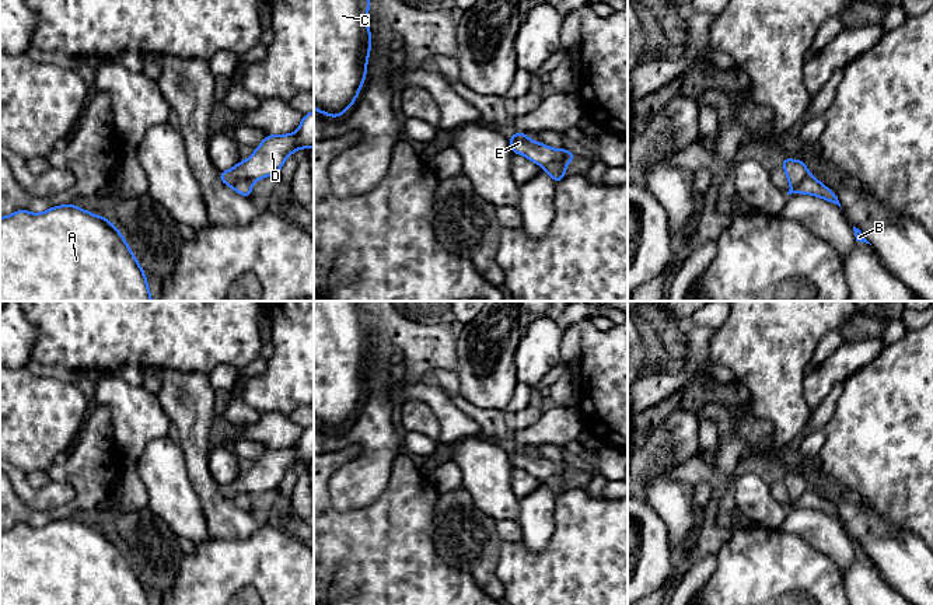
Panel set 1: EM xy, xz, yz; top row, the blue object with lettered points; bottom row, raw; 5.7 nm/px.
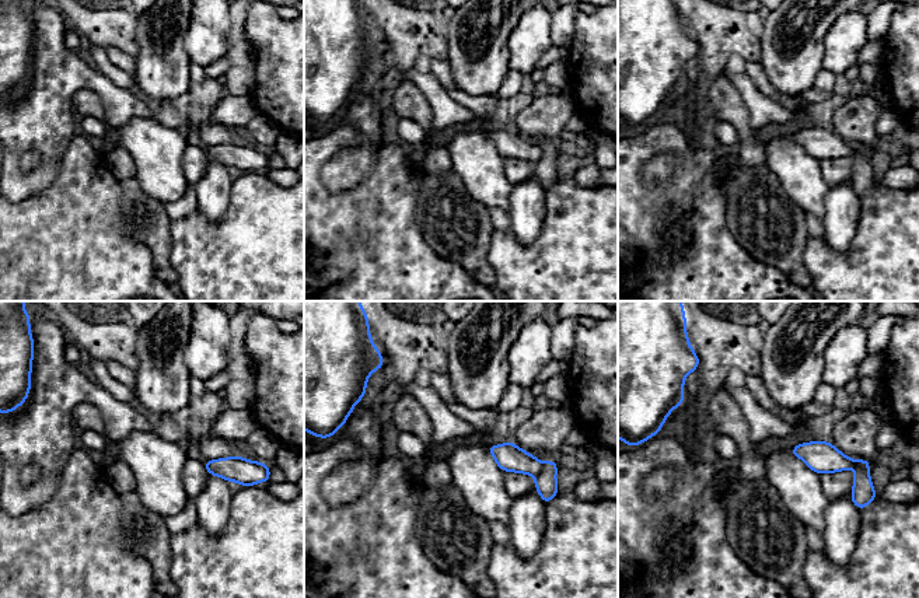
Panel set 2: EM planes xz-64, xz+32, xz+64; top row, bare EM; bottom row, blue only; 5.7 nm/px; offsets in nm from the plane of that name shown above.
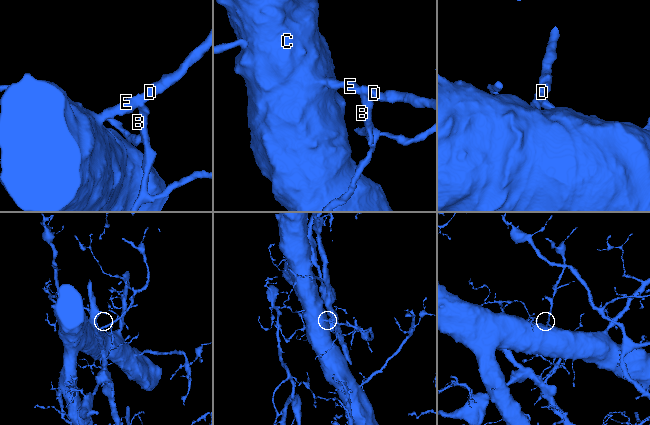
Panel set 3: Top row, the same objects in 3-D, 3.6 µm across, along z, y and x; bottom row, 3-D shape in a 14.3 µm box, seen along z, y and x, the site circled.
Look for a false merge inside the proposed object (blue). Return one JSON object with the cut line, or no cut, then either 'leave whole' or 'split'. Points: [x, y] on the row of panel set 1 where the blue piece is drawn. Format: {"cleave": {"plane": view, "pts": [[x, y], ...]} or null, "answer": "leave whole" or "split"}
{"cleave": {"plane": "xz", "pts": [[565, 161], [555, 160], [544, 168]]}, "answer": "split"}

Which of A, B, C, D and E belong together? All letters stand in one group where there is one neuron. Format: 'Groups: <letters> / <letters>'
Groups: A C D E / B

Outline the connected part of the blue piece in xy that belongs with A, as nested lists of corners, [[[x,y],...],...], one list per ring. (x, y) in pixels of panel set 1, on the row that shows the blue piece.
[[[71,203],[50,207],[38,214],[17,210],[8,217],[0,217],[0,301],[153,301],[153,298],[144,270],[112,221]]]

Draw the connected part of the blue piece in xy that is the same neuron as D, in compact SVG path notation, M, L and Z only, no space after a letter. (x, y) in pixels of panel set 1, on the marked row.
M314 111L303 115L298 129L291 134L268 134L254 150L254 154L227 171L219 172L219 179L231 186L240 179L251 182L277 175L289 154L298 148L314 147Z

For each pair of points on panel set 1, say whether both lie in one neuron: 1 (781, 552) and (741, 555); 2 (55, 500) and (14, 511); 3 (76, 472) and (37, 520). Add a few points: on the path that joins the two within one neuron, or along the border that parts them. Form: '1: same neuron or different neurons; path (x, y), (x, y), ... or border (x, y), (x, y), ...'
1: same neuron; path (771, 555), (751, 555)
2: different neurons; border (14, 490), (32, 509), (60, 506)
3: same neuron; path (80, 489), (80, 497), (66, 511), (53, 514)

